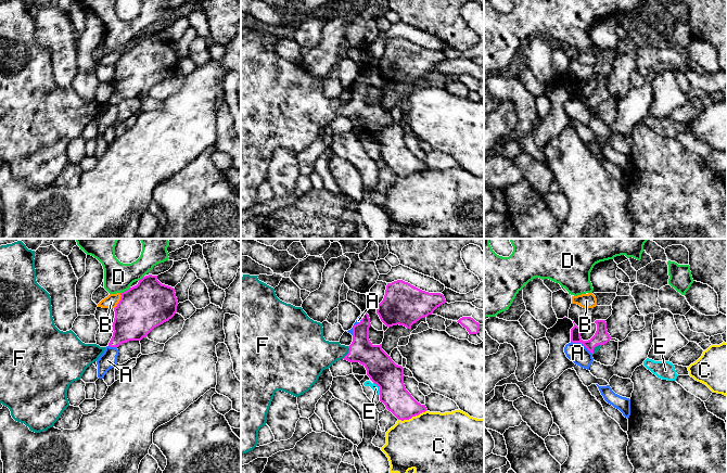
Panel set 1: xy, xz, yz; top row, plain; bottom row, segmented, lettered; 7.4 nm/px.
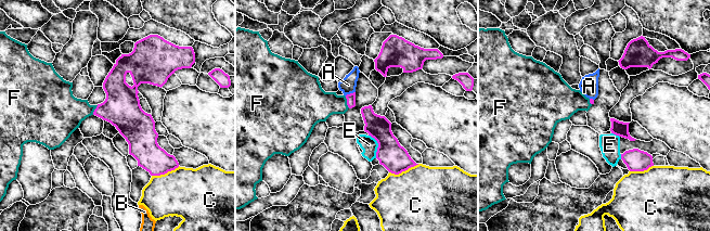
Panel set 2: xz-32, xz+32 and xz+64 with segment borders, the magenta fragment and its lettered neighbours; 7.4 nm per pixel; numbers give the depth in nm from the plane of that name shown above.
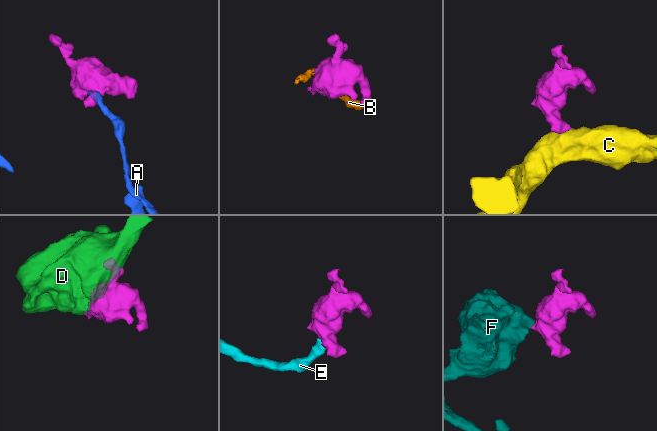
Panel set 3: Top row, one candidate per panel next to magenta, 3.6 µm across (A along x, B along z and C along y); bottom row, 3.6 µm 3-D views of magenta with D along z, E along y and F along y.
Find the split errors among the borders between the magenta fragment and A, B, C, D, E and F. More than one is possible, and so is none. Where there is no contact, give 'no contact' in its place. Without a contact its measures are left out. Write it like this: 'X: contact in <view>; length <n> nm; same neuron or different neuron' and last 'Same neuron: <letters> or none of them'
A: contact in yz; length 190 nm; different neuron
B: contact in xy; length 130 nm; different neuron
C: contact in xz; length 240 nm; different neuron
D: contact in xy; length 90 nm; different neuron
E: contact in xz; length 110 nm; different neuron
F: contact in xz; length 110 nm; same neuron
Same neuron: F

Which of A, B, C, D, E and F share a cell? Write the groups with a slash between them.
A / B / C / D / E / F

